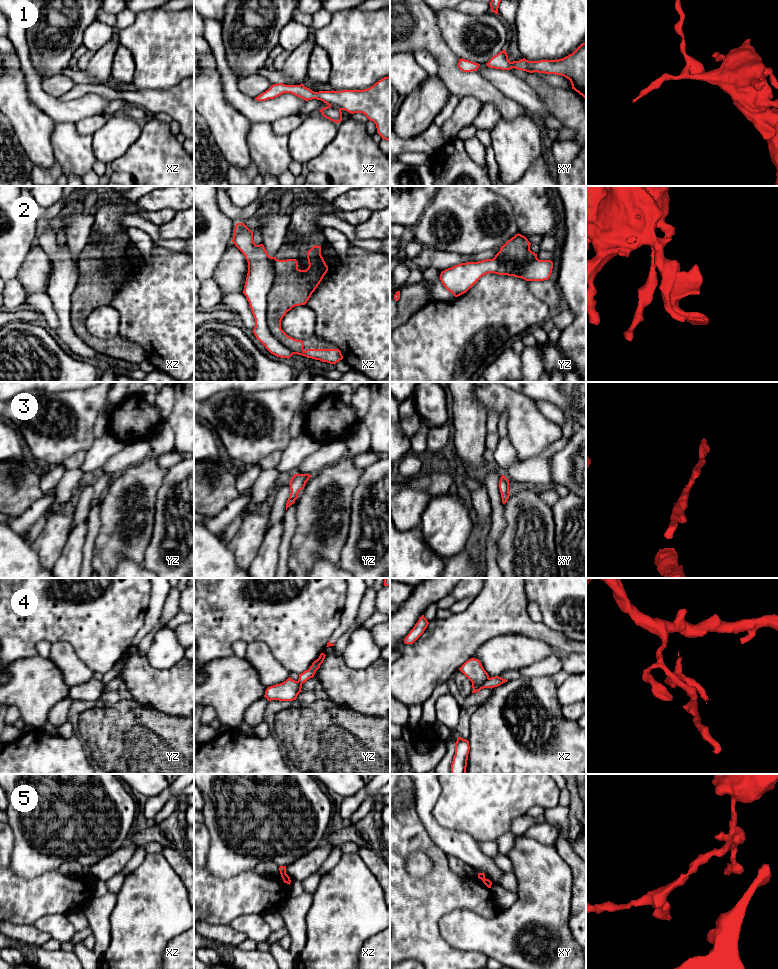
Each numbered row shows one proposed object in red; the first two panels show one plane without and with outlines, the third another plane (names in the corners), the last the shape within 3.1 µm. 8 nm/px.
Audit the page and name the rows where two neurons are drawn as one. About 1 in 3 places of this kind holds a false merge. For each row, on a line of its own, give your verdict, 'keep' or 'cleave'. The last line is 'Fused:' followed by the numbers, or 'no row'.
1: keep
2: cleave
3: keep
4: cleave
5: cleave
Fused: 2, 4, 5

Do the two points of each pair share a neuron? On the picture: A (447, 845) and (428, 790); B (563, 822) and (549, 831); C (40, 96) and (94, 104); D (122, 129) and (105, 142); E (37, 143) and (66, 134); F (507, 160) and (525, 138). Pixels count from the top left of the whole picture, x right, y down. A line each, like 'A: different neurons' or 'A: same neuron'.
A: same neuron
B: different neurons
C: same neuron
D: same neuron
E: different neurons
F: same neuron

